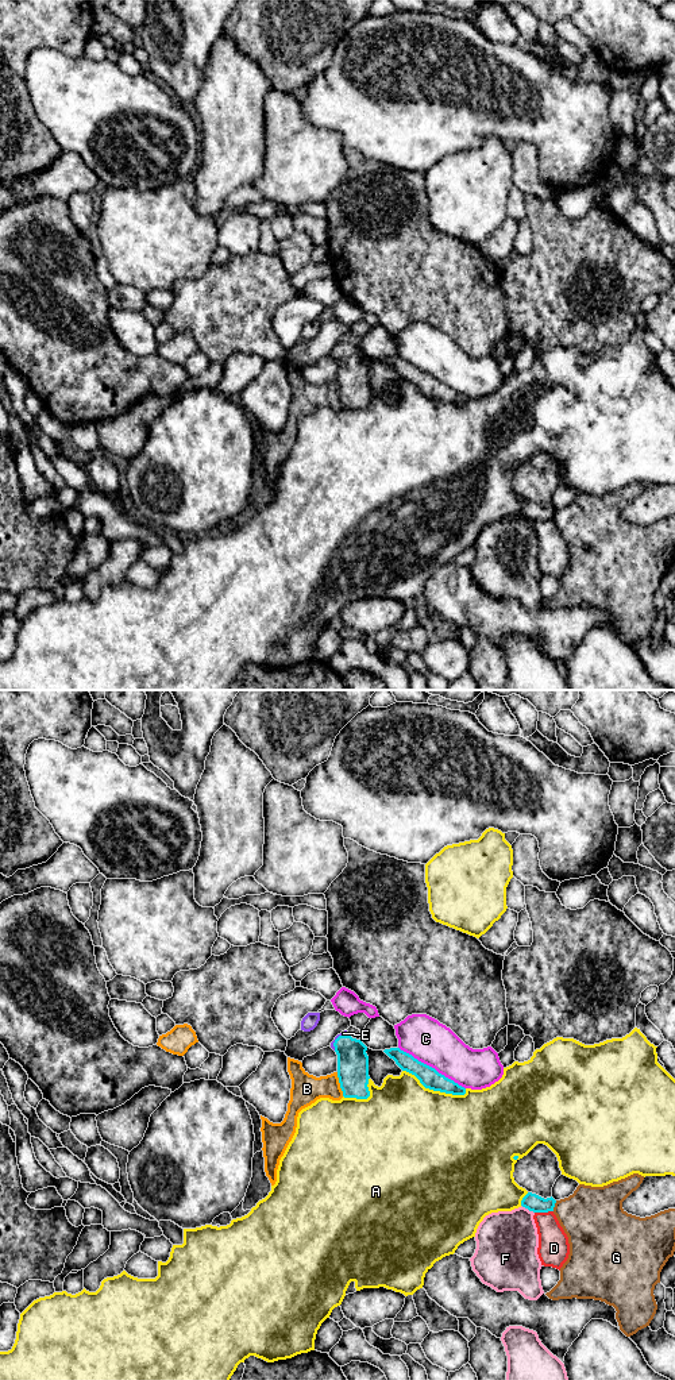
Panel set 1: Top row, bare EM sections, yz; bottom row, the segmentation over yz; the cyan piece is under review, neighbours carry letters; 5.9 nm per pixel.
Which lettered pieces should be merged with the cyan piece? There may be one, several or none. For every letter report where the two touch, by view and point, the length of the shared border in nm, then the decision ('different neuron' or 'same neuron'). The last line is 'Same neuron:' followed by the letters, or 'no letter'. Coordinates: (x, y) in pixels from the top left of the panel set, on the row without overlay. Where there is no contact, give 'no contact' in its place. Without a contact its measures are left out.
A: contact yz (435, 399); length 400 nm; different neuron
B: contact yz (340, 393); length 150 nm; different neuron
C: contact yz (431, 376); length 480 nm; different neuron
D: contact yz (543, 520); length 110 nm; different neuron
E: contact yz (336, 347); length 130 nm; same neuron
F: contact yz (528, 517); length 90 nm; different neuron
G: contact yz (554, 515); length 70 nm; different neuron
Same neuron: E

